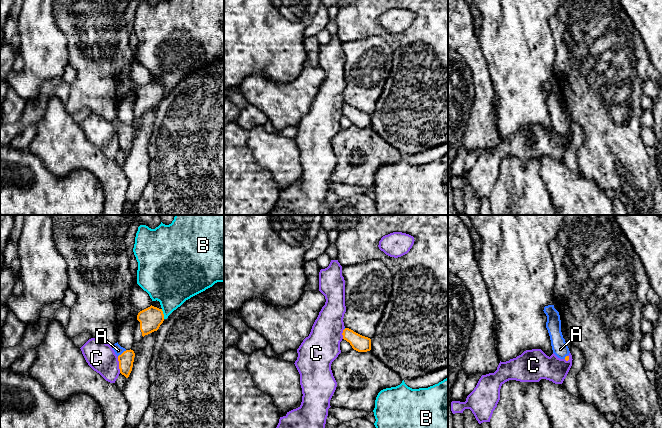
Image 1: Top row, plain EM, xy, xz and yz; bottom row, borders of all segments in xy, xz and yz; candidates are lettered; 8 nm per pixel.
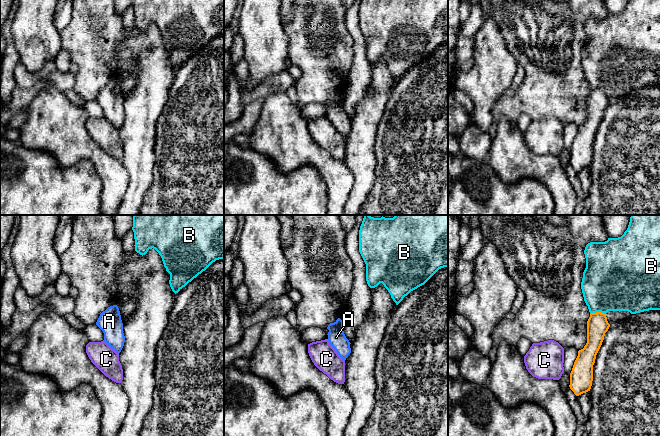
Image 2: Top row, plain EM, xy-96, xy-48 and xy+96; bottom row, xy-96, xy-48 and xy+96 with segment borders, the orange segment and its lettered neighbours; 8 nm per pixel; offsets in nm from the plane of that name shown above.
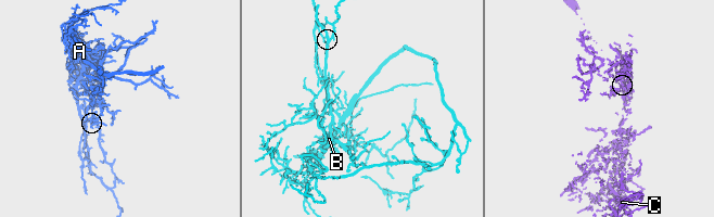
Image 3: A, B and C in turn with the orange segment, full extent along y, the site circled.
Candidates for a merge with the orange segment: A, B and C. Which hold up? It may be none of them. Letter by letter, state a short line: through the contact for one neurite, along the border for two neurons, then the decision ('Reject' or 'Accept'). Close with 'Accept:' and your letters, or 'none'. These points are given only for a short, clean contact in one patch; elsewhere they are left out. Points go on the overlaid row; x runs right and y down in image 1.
A: Line: xy (126, 359), (122, 353), (118, 350). Accept
B: Line: xy (161, 309), (164, 318). Reject
C: Line: xy (117, 357), (120, 372). Reject
Accept: A

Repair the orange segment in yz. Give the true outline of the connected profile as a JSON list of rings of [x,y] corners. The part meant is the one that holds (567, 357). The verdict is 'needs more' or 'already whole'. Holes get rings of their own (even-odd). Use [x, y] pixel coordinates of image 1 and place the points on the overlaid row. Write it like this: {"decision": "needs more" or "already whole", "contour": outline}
{"decision": "needs more", "contour": [[[554,305],[544,307],[544,313],[547,316],[546,328],[548,330],[553,353],[560,359],[569,360],[569,348],[561,332],[561,320],[559,312]]]}

